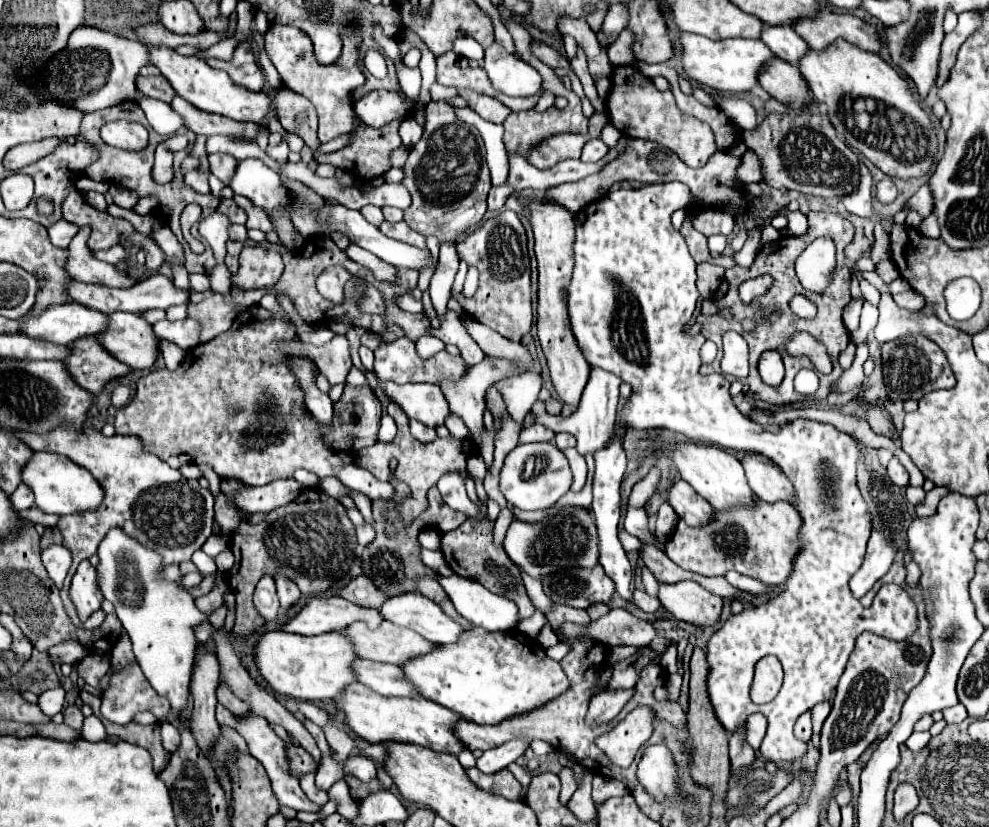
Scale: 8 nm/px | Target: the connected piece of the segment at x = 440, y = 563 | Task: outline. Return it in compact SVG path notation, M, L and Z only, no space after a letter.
M421 547L421 558L423 563L433 569L436 573L443 576L450 576L453 574L453 570L445 561L441 551L431 551Z

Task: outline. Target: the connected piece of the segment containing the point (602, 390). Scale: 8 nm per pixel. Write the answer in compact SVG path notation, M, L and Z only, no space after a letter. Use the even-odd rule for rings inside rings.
M593 367L589 383L587 383L587 387L583 391L581 403L579 403L579 407L577 407L575 413L571 413L569 417L549 415L545 411L545 403L537 401L531 407L529 415L533 417L533 423L537 423L537 425L543 425L547 429L561 429L561 431L567 431L567 433L575 435L575 439L577 439L577 451L583 457L585 455L595 455L597 451L601 451L605 445L609 445L613 441L615 419L617 419L617 403L619 403L619 385L621 385L621 379L617 375Z

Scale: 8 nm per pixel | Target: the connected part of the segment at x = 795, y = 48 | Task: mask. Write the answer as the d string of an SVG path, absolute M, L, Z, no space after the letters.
M765 25L759 39L773 51L775 57L789 63L797 63L809 49L809 45L805 45L805 41L789 25Z

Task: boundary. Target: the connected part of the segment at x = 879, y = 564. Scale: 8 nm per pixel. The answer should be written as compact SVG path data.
M873 531L867 543L865 561L849 581L849 587L857 599L861 599L889 571L889 567L895 561L895 555L897 555L895 543L889 537L885 537L881 531L877 533Z

